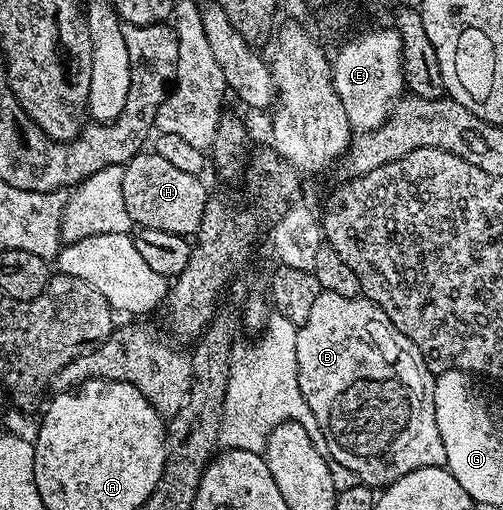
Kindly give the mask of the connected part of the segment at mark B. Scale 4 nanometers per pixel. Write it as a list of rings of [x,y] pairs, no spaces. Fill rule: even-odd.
[[[320,291],[309,318],[297,328],[297,378],[299,389],[321,426],[326,447],[335,448],[334,463],[370,486],[386,486],[405,474],[422,468],[441,468],[446,465],[445,442],[437,430],[435,413],[435,376],[417,346],[401,330],[389,322],[389,318],[372,300],[343,298]],[[367,380],[405,380],[409,390],[423,392],[399,392],[411,400],[411,408],[399,408],[399,426],[393,434],[385,432],[387,444],[379,444],[379,414],[389,416],[389,406],[377,404],[373,410],[361,410],[345,406],[339,416],[335,408],[341,398],[317,398],[325,394],[305,394],[305,388],[357,388]]]

